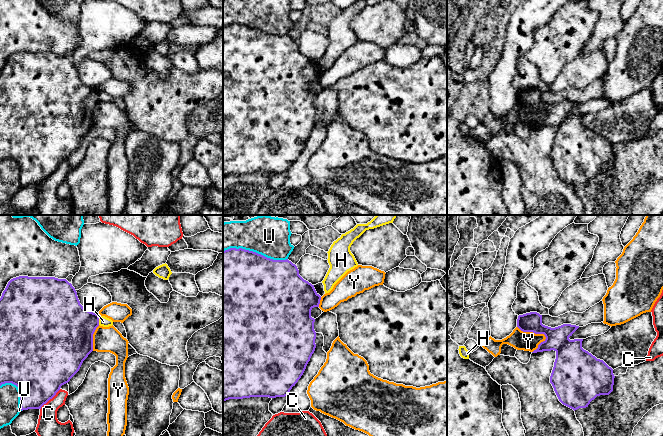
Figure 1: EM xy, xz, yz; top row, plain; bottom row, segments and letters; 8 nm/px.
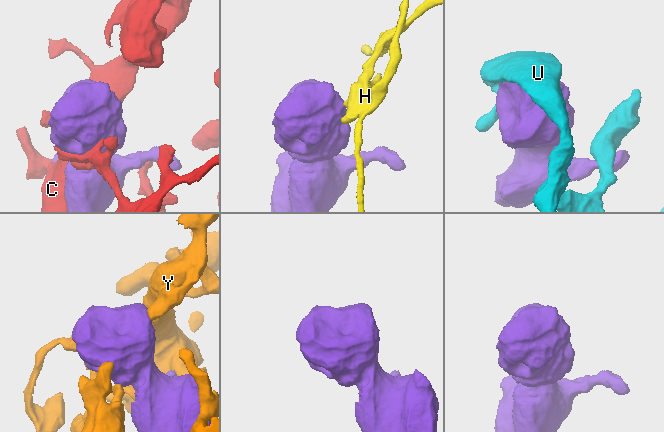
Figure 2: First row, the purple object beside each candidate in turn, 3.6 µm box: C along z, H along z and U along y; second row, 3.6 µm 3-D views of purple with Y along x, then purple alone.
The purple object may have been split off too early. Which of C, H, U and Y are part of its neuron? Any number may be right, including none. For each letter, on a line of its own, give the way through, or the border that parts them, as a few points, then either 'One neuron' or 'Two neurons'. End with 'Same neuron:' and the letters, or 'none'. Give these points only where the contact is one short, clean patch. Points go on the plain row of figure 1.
C: Two neurons
H: Boundary: xy (98, 92), (99, 100). Two neurons
U: Two neurons
Y: Two neurons
Same neuron: none

